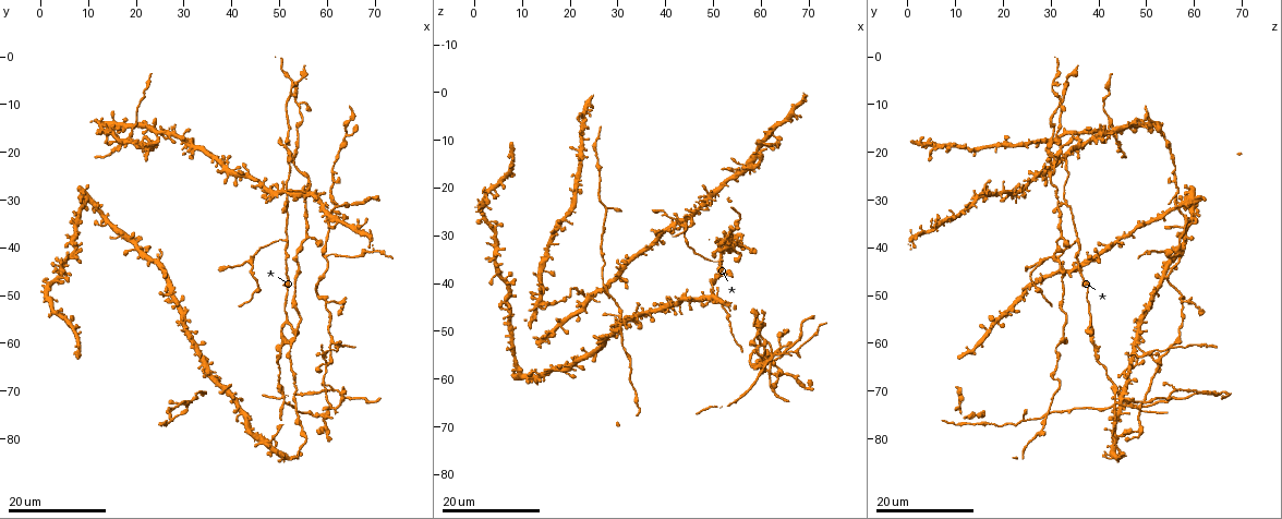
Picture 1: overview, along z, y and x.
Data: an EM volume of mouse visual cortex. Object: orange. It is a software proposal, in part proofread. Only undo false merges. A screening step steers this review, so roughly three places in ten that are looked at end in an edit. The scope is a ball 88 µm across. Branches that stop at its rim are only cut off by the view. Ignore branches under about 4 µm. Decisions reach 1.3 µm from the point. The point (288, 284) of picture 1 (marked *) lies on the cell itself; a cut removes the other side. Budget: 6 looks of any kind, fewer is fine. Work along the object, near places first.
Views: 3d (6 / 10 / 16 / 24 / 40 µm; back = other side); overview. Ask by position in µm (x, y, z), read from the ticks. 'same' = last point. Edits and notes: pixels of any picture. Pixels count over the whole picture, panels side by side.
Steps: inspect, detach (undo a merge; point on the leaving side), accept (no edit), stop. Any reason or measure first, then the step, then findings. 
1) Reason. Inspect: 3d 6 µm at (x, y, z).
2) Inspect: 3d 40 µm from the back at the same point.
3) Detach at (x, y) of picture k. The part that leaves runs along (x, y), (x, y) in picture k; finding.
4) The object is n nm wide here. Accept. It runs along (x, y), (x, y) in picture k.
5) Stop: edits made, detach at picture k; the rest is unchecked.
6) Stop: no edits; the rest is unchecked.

Inspect: 3d 24 µm at (22.5, 14.5, 44.5).

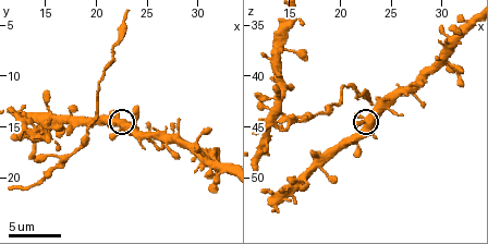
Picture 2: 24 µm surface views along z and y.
Closer look. Inspect: 3d 10 µm at (22.4, 15.0, 44.6).

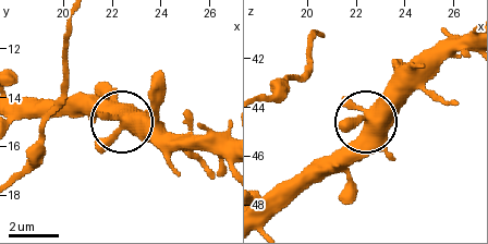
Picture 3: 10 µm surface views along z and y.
Accept. It runs along (468, 32), (437, 48), (365, 119), (302, 75) in picture 3; continuous, no second cell.

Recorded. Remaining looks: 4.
A fork. Inspect: 3d 24 µm at (62.0, 31.0, 56.5).

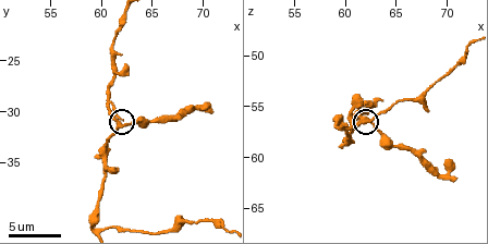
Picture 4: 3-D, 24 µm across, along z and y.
Closer look. Inspect: 3d 6 µm at the same point.

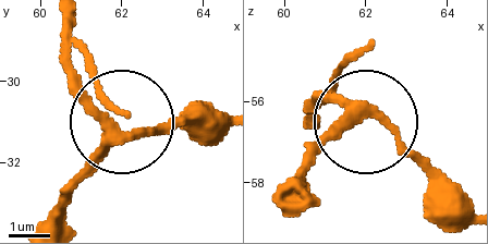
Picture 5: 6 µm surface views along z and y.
The object is 250 nm wide here. Detach at (190, 118) of picture 5. A second cell is stuck on.

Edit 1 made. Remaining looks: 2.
Stop: edits made, detach at picture 5; the rest is unchecked.

